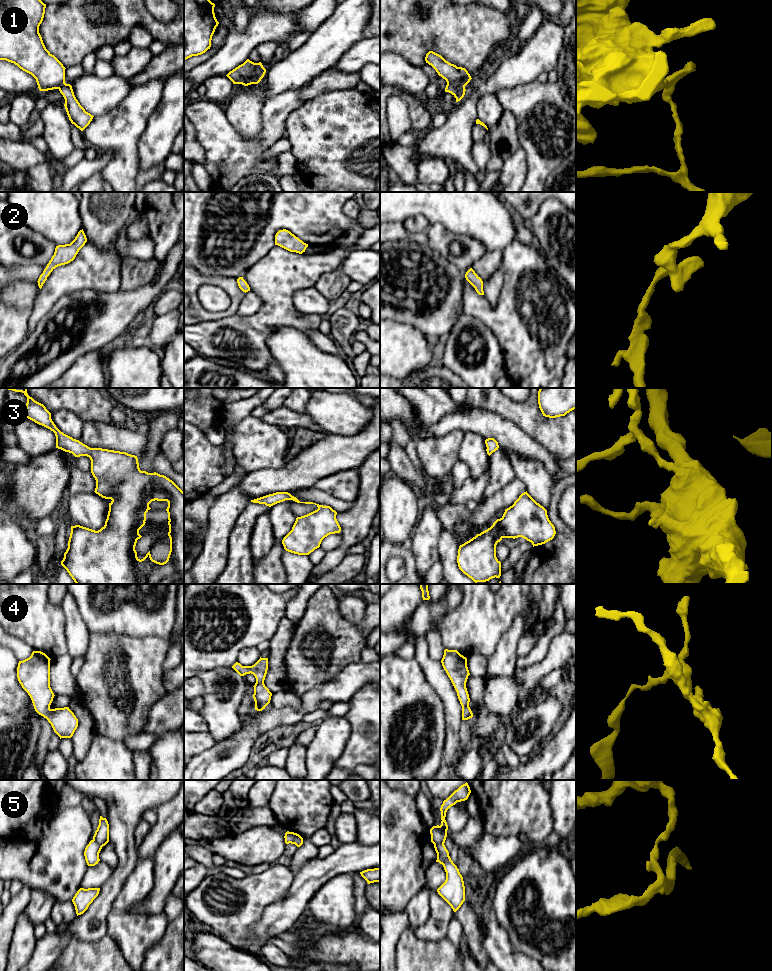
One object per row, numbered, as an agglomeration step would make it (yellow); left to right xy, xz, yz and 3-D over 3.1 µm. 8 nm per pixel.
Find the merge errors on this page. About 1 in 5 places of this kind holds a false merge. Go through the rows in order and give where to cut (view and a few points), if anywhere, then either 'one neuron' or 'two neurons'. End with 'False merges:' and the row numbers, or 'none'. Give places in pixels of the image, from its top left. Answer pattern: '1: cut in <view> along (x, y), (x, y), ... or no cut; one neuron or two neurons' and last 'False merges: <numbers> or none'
1: cut in yz along (447, 82), (464, 87); two neurons
2: no cut; one neuron
3: no cut; one neuron
4: no cut; one neuron
5: cut in xz along (291, 832), (294, 843); two neurons
False merges: 1, 5

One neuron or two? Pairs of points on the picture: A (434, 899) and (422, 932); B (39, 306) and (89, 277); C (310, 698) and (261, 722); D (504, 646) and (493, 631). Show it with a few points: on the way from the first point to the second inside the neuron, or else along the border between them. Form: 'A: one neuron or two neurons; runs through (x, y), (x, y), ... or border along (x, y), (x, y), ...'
A: one neuron; runs through (435, 907), (435, 917), (430, 924)
B: one neuron; runs through (51, 294), (67, 278), (77, 277)
C: one neuron; runs through (301, 711), (296, 716), (274, 717)
D: two neurons; border along (513, 621), (498, 642), (496, 650), (488, 658)

